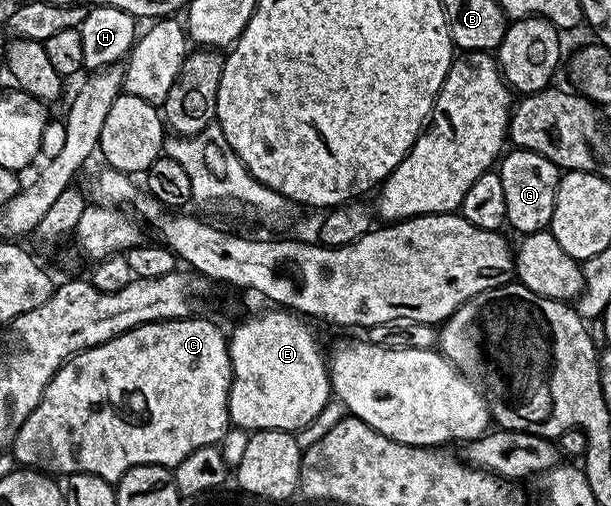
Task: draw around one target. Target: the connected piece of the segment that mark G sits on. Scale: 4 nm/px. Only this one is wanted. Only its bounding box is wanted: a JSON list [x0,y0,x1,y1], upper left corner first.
[498,147,562,235]

